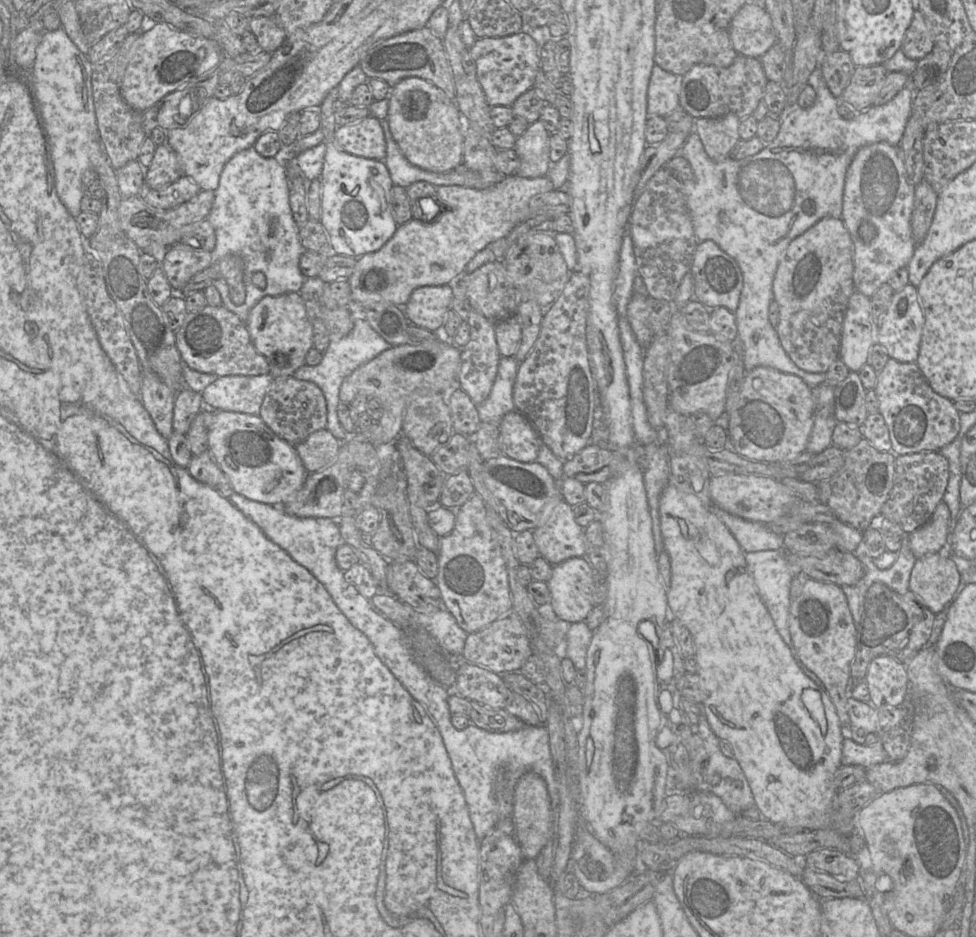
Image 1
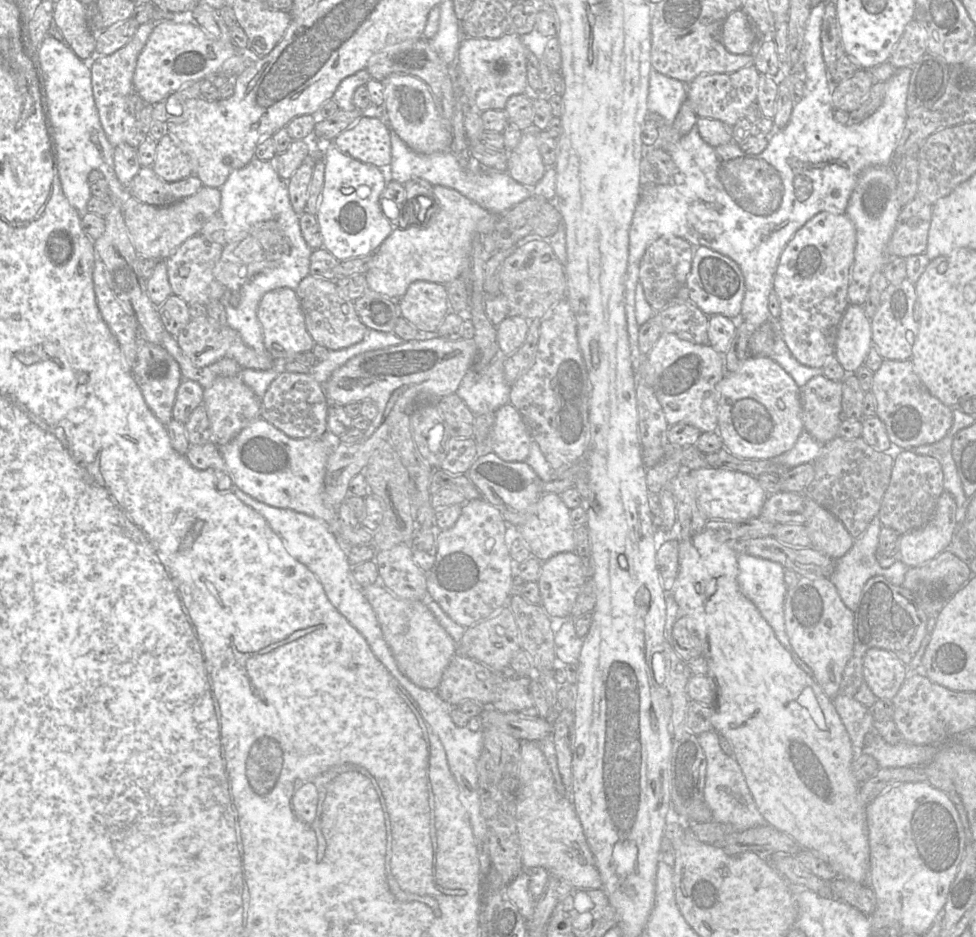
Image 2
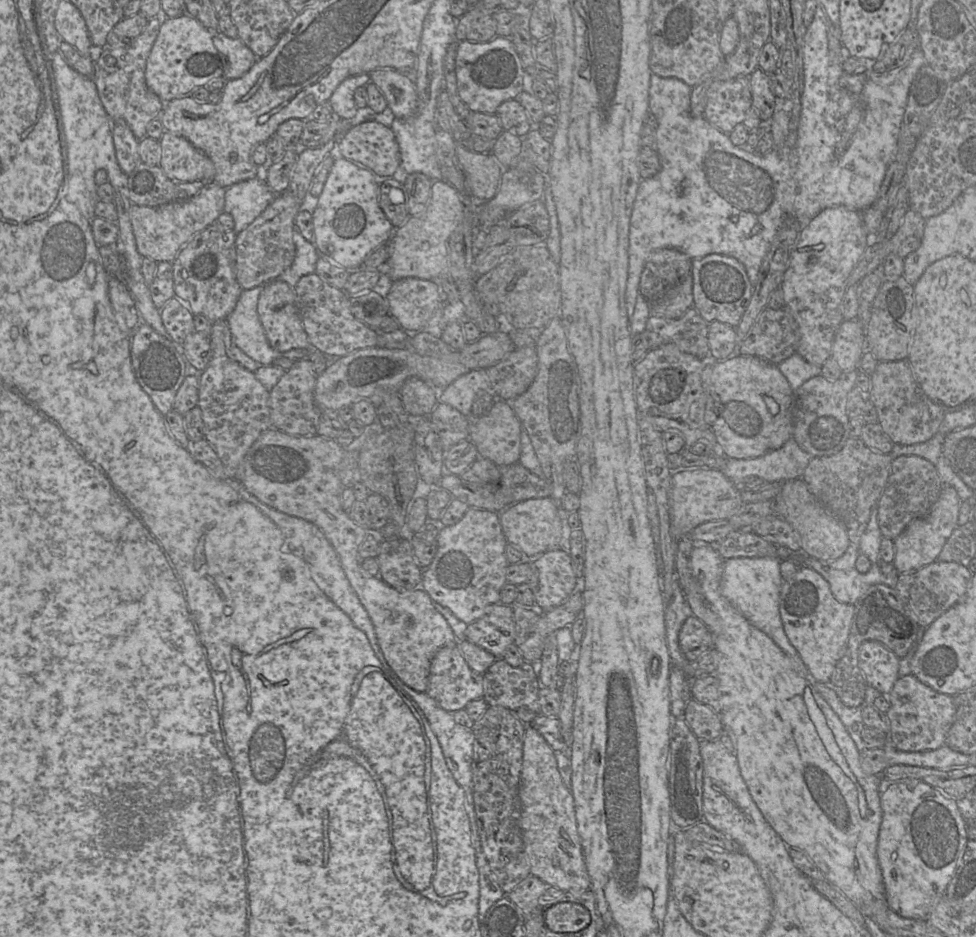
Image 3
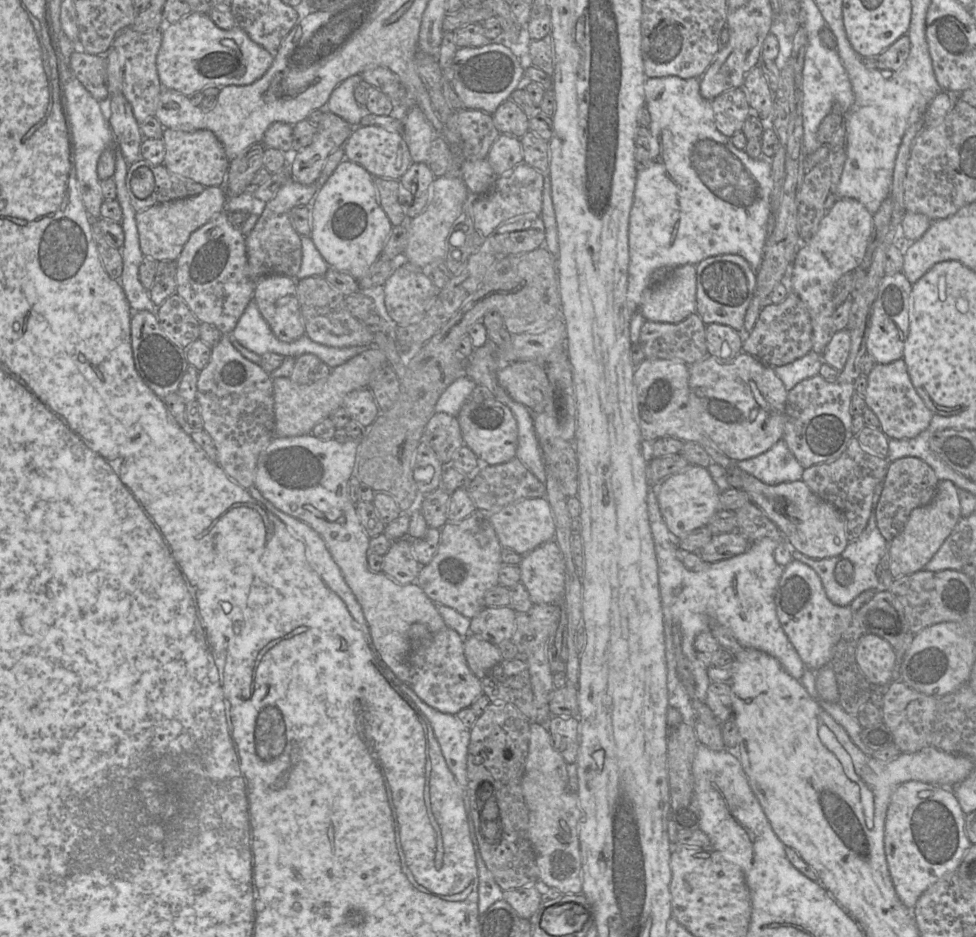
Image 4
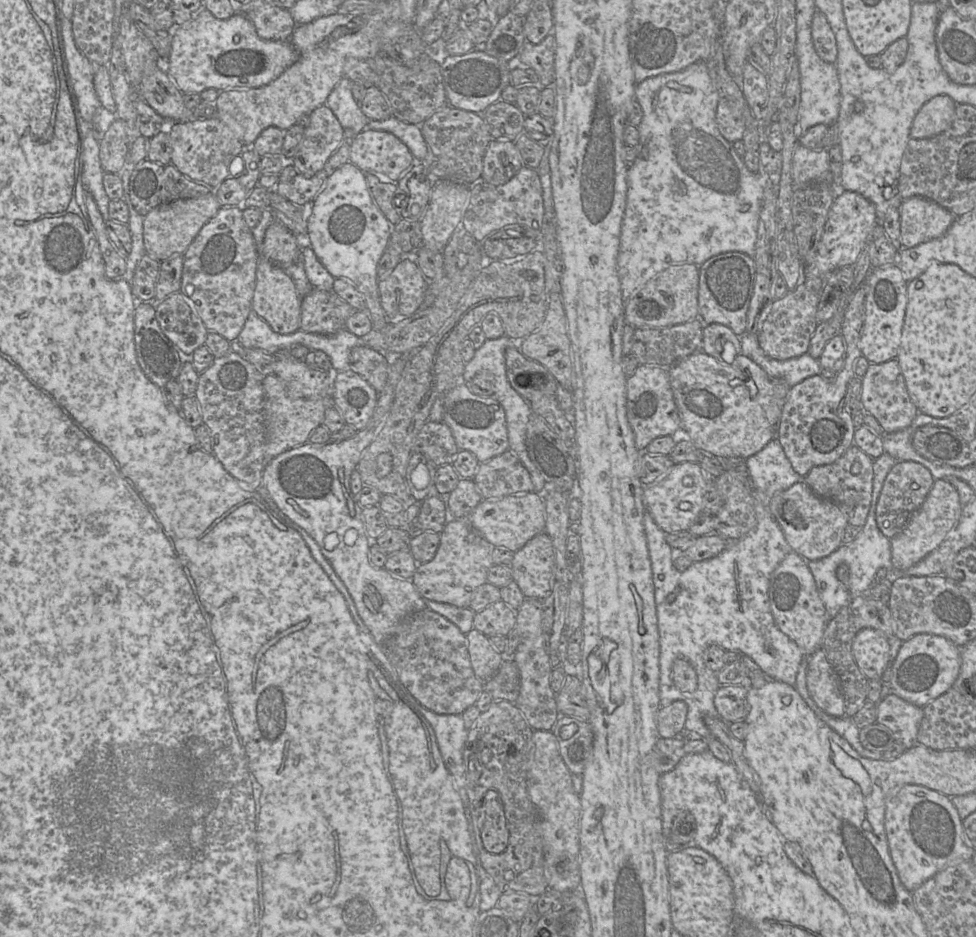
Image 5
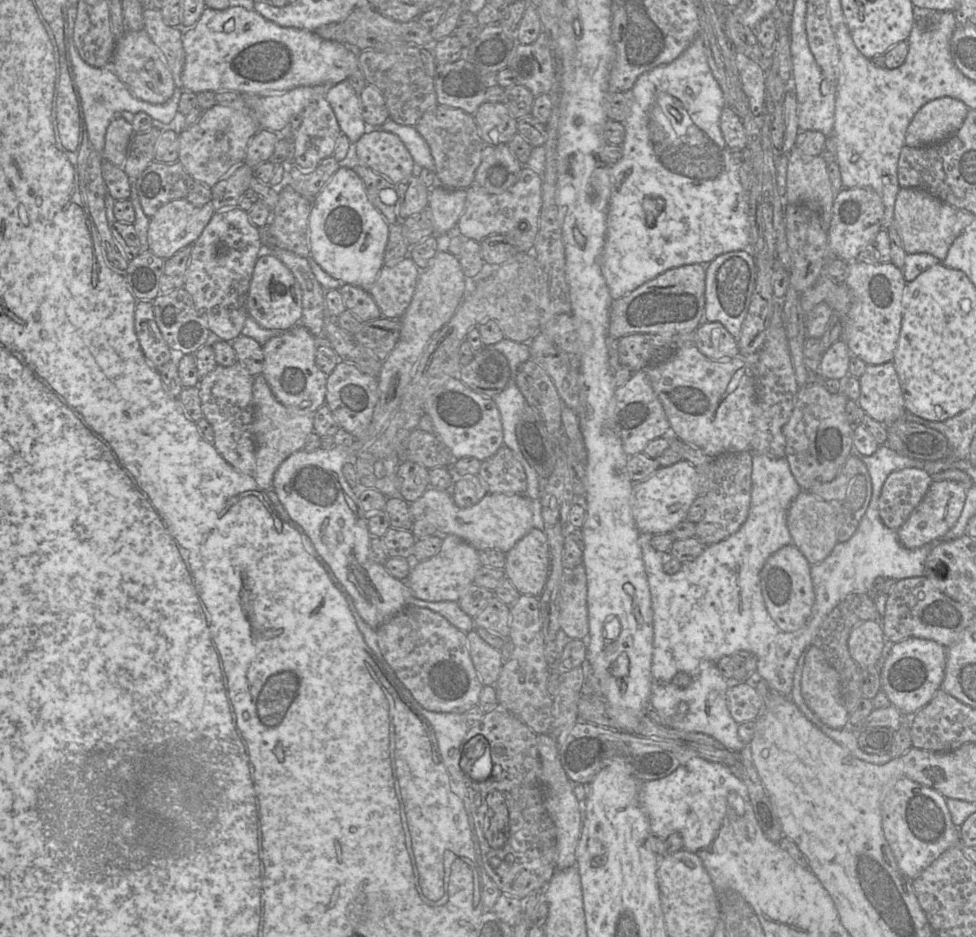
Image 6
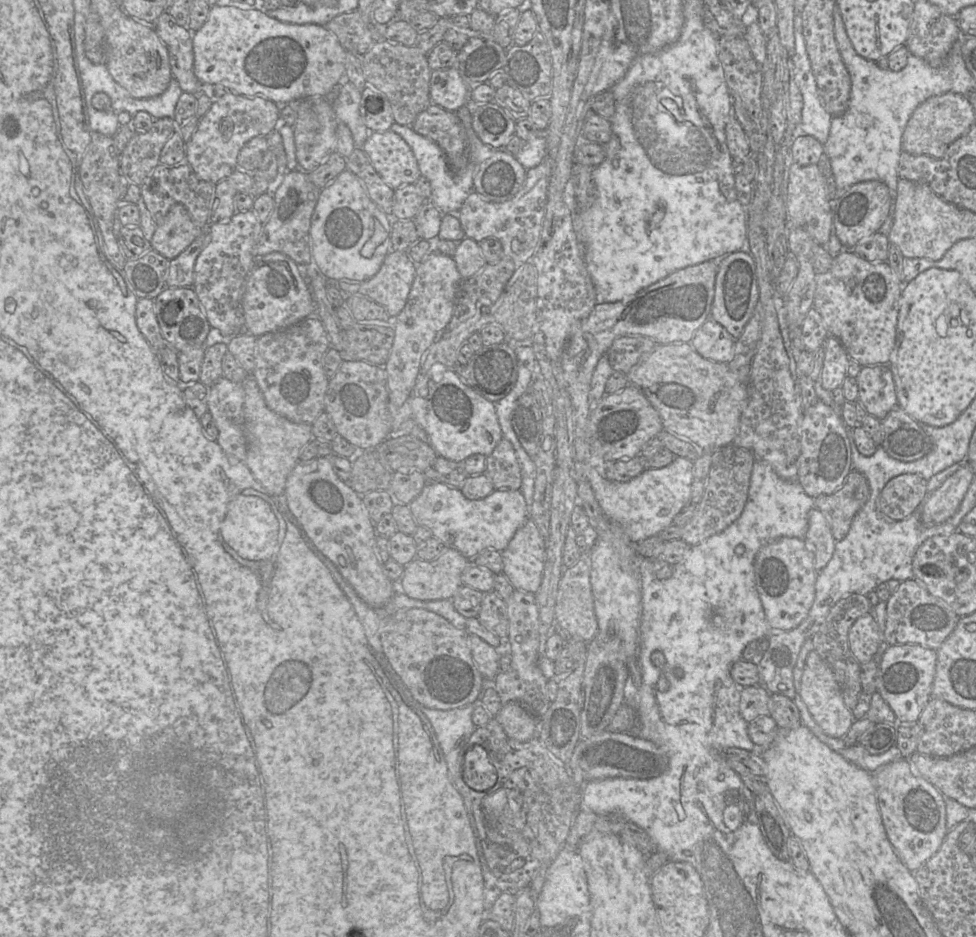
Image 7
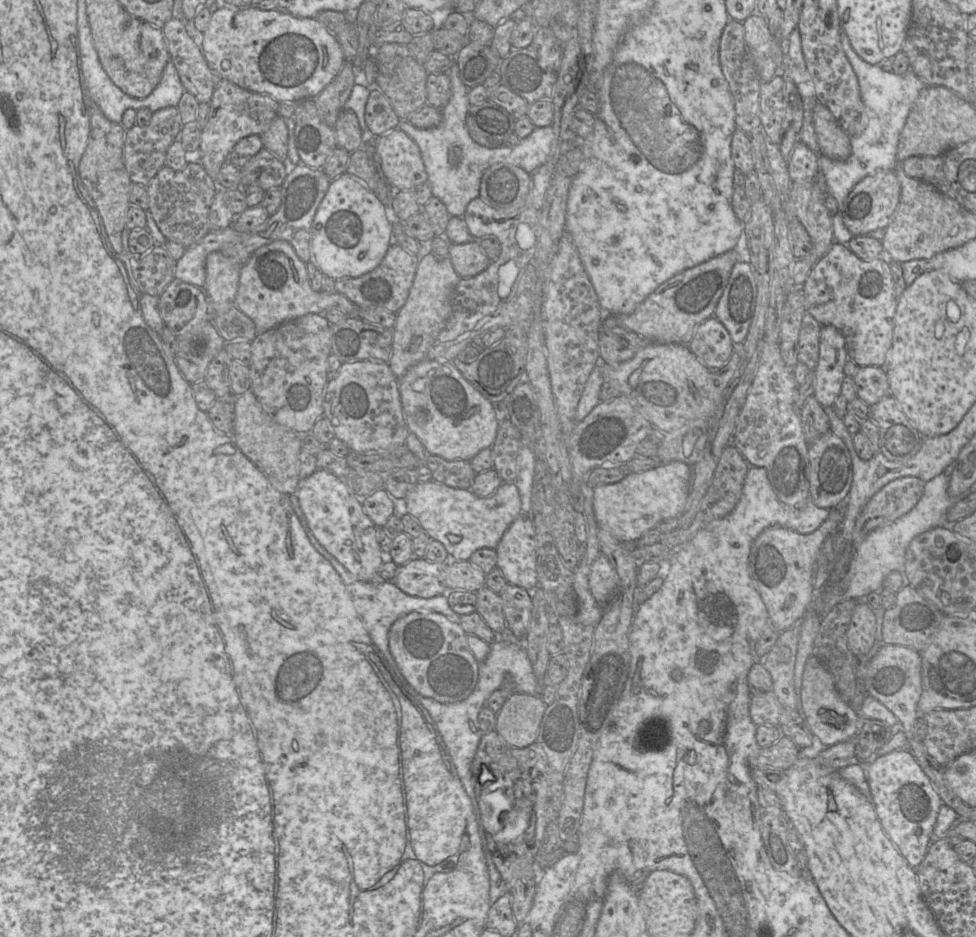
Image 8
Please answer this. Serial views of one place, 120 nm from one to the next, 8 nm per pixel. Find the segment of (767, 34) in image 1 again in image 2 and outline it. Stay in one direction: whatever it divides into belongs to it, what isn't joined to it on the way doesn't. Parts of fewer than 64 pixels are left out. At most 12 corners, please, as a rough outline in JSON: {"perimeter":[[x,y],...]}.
{"perimeter":[[742,9],[724,21],[721,40],[732,54],[753,53],[759,45]]}

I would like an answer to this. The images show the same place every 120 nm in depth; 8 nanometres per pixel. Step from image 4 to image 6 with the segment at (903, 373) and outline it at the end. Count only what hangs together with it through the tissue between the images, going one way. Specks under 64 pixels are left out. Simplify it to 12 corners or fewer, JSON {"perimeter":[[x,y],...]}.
{"perimeter":[[893,362],[867,365],[859,406],[888,427],[907,412]]}

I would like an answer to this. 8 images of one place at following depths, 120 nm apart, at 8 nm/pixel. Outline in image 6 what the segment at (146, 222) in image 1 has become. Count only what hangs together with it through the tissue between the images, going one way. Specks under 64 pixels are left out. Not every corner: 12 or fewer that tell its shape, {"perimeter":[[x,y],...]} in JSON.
{"perimeter":[[176,199],[150,218],[149,251],[191,247],[215,211]]}

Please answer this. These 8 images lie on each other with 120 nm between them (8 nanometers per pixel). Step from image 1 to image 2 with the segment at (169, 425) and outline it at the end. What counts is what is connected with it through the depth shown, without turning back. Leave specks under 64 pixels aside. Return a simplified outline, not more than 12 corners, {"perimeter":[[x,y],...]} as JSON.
{"perimeter":[[137,339],[131,373],[161,424],[183,380],[162,345]]}

